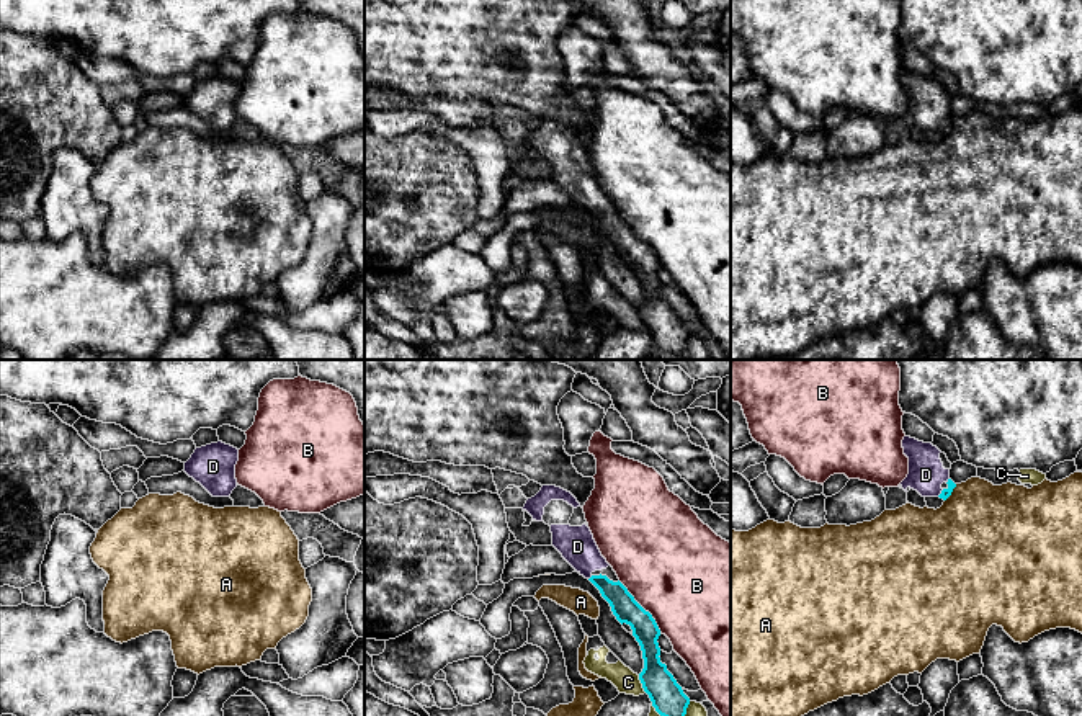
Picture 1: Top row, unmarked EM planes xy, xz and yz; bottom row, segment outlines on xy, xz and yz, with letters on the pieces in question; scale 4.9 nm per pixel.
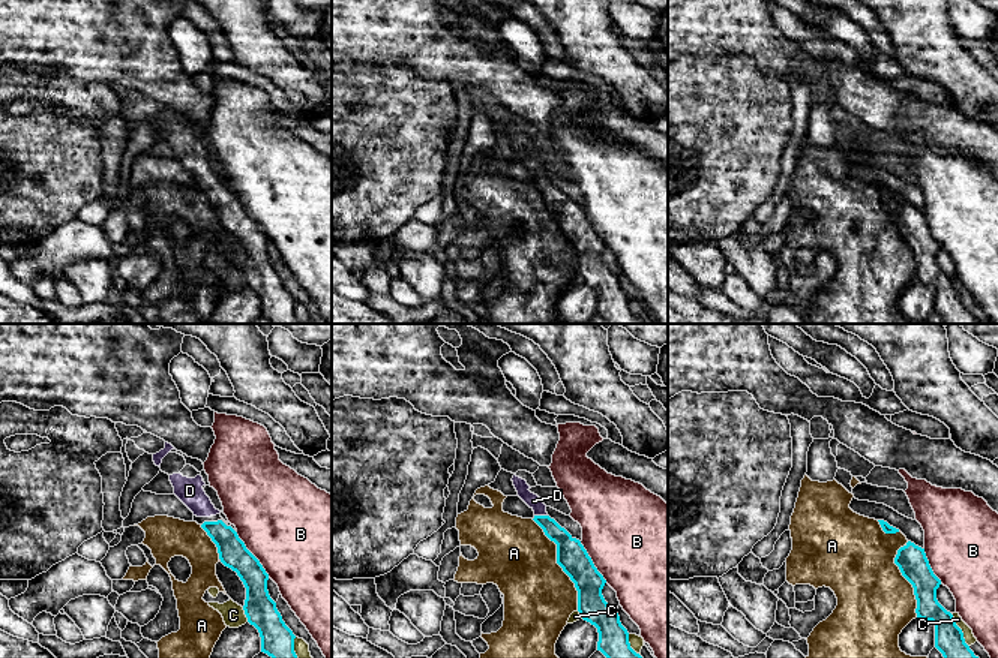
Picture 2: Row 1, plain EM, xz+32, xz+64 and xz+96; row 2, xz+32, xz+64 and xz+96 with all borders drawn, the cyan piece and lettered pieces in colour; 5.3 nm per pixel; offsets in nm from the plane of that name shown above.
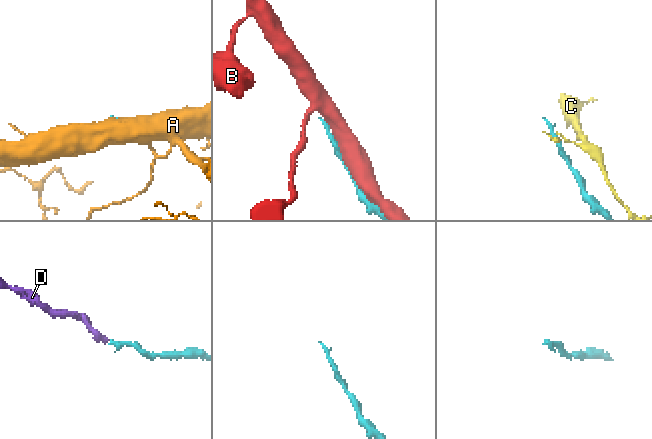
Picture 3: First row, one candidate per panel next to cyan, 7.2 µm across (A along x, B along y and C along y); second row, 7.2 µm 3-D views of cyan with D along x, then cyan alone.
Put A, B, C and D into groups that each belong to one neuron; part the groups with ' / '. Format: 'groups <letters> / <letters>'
groups A / B / C / D

